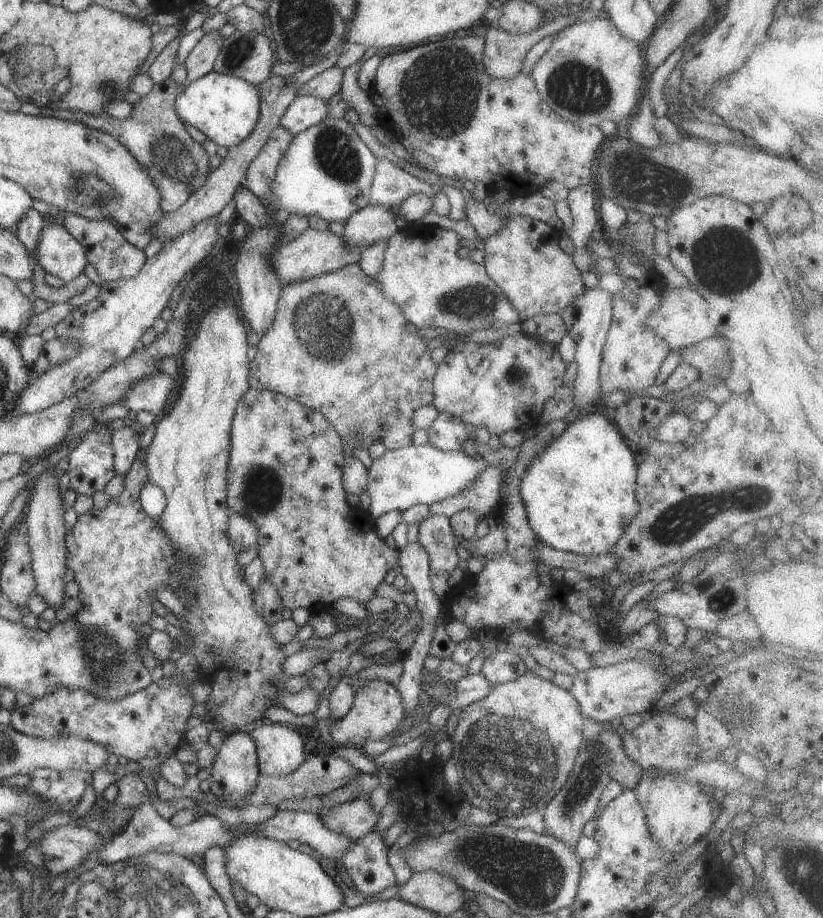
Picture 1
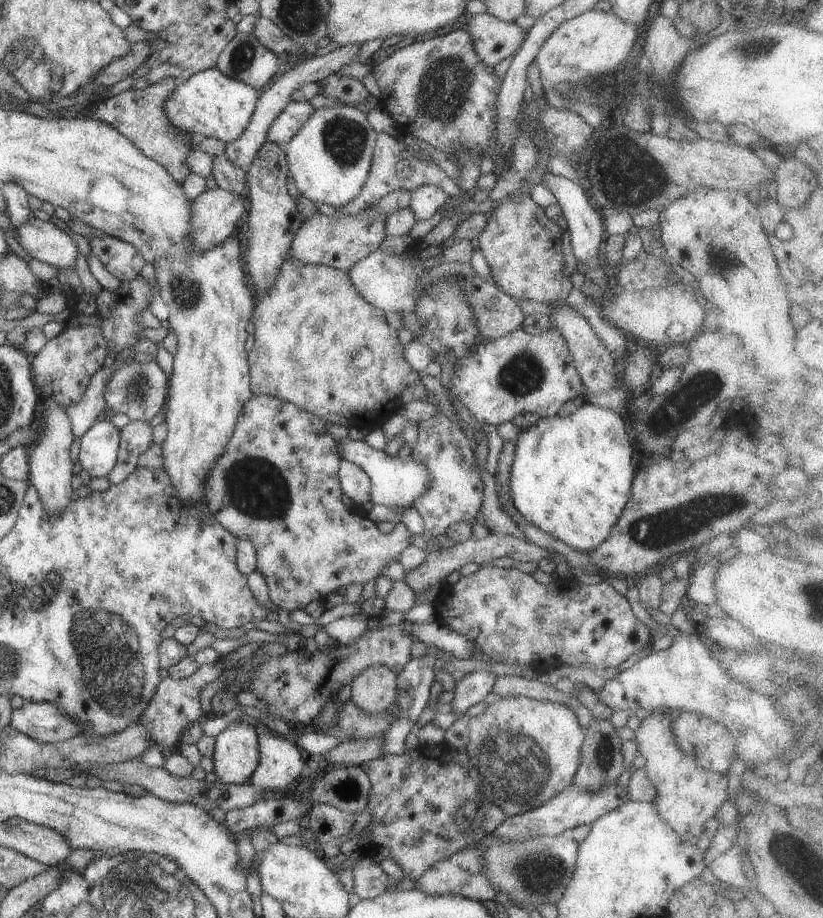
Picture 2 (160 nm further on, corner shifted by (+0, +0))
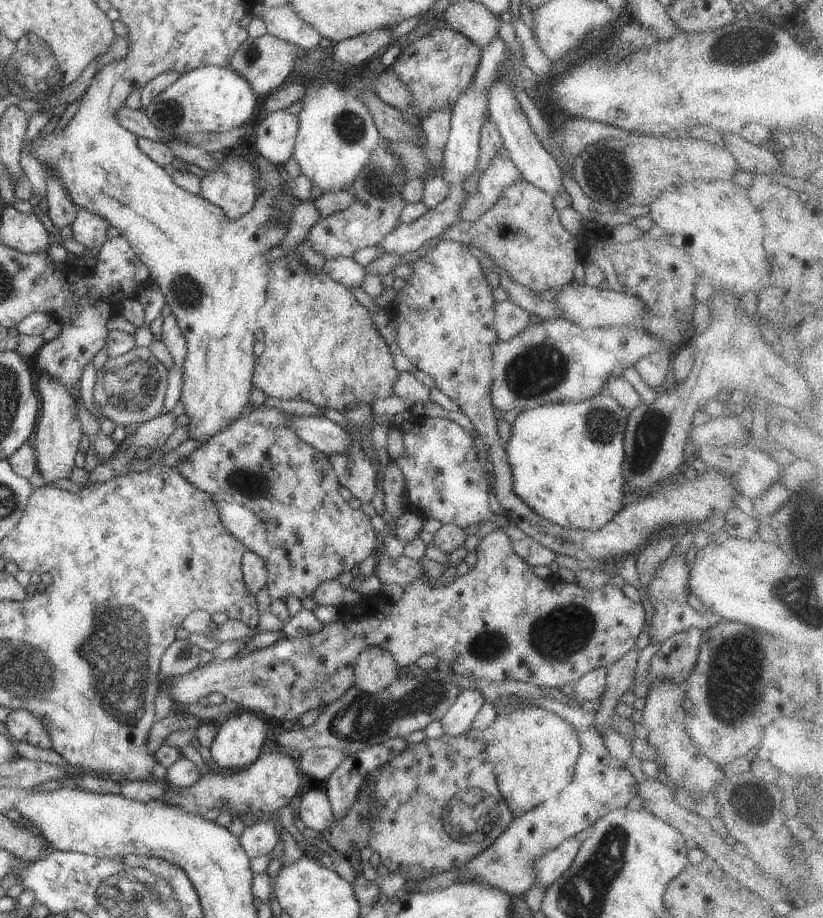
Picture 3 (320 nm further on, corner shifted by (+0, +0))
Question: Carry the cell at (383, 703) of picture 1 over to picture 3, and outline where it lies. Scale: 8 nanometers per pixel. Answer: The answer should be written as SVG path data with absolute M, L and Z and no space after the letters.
M380 646L366 647L358 656L354 667L355 686L361 691L383 691L398 678L395 658Z

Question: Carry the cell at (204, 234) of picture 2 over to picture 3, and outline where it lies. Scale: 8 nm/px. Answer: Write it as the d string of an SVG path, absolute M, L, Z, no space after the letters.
M226 152L225 157L219 162L217 169L210 171L201 180L200 195L209 203L220 207L229 219L239 219L255 205L261 183L258 168L254 162L246 160L241 155L230 155Z

